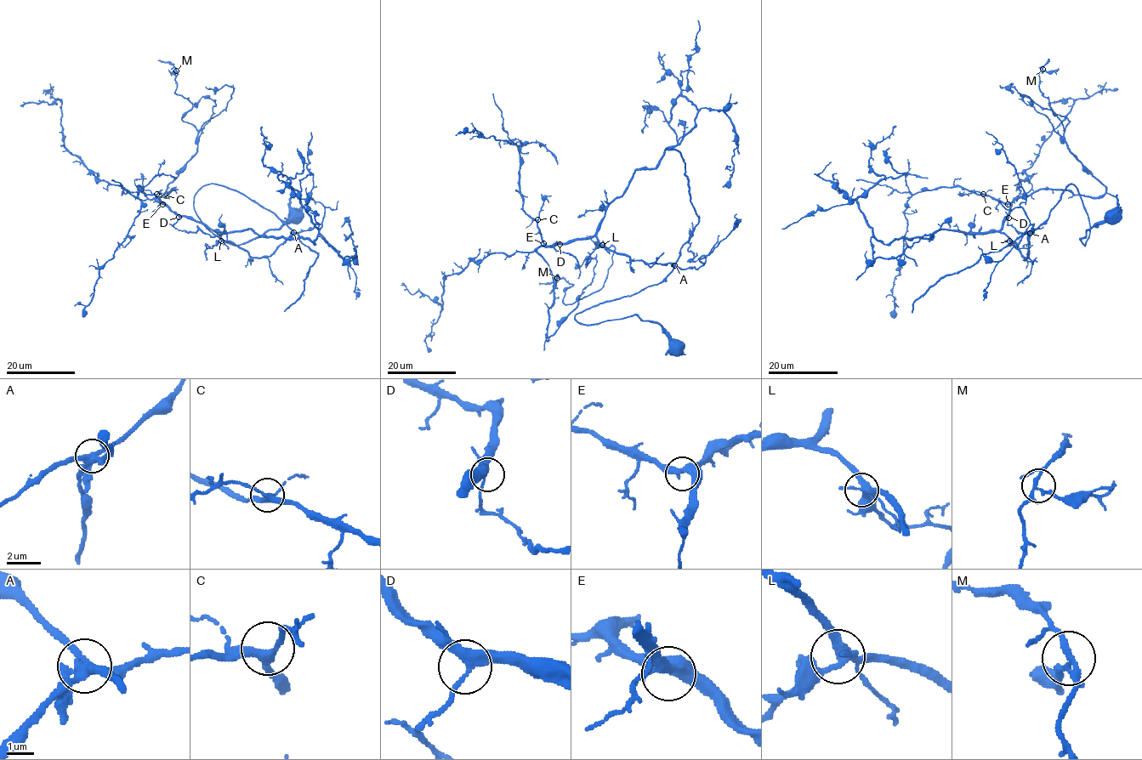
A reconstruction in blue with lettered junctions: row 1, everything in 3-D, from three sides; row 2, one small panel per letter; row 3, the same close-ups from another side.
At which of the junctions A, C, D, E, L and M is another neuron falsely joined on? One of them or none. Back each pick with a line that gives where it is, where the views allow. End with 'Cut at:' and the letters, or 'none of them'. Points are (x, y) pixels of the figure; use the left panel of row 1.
A: Place: (293, 232)
Cut at: A

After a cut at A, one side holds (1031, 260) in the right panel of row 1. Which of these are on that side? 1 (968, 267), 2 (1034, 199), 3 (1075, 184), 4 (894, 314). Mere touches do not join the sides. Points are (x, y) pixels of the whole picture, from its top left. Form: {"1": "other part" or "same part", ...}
{"1": "other part", "2": "same part", "3": "other part", "4": "same part"}

